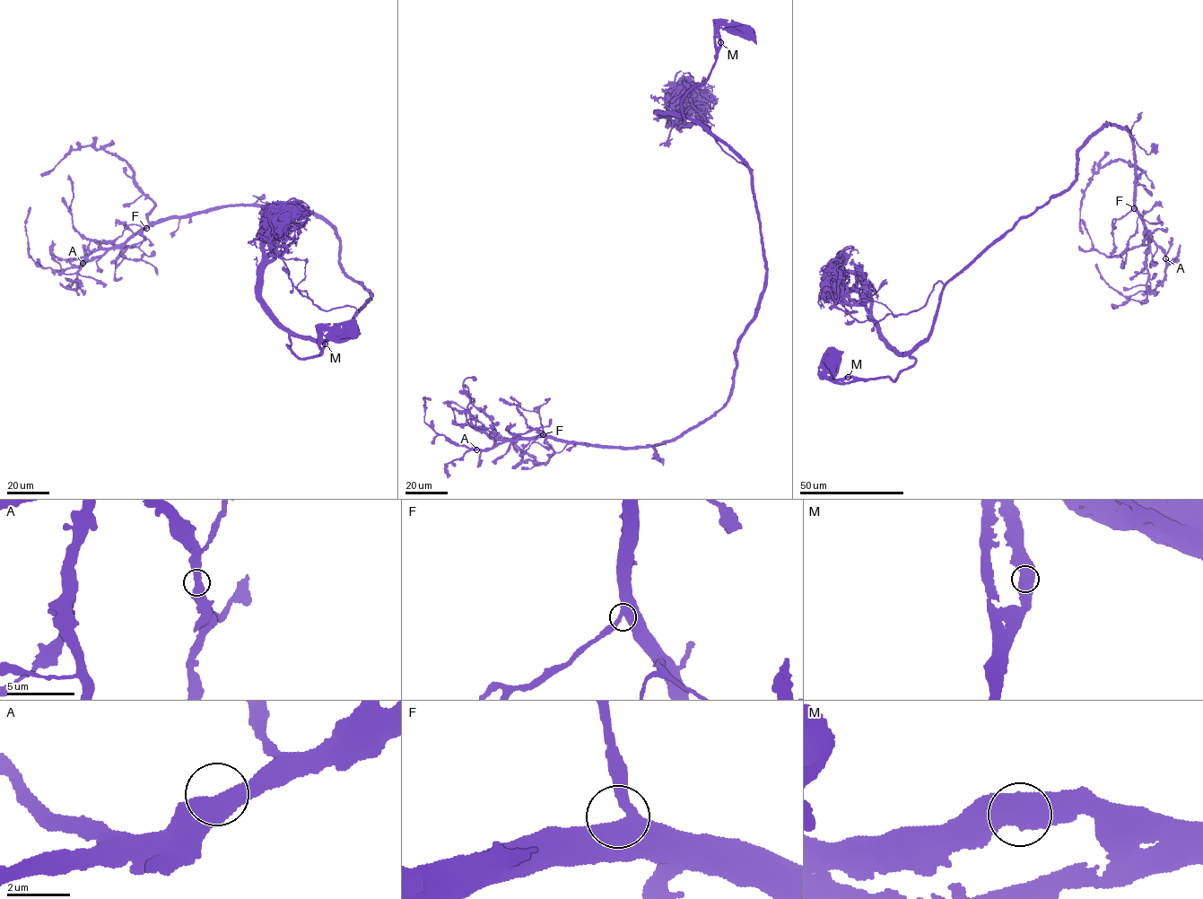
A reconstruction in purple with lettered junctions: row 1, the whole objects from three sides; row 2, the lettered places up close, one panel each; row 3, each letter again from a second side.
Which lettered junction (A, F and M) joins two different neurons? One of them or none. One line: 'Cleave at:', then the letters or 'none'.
Cleave at: none

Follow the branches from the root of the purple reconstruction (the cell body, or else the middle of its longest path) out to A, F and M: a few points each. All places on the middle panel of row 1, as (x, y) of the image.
A: (747, 30), (719, 20), (682, 100), (746, 165), (758, 218), (730, 396), (645, 447), (476, 449)
F: (747, 30), (719, 20), (715, 64), (682, 100), (751, 176), (766, 278), (733, 392), (656, 444), (543, 434)
M: (747, 30), (734, 29), (719, 20), (720, 42)

